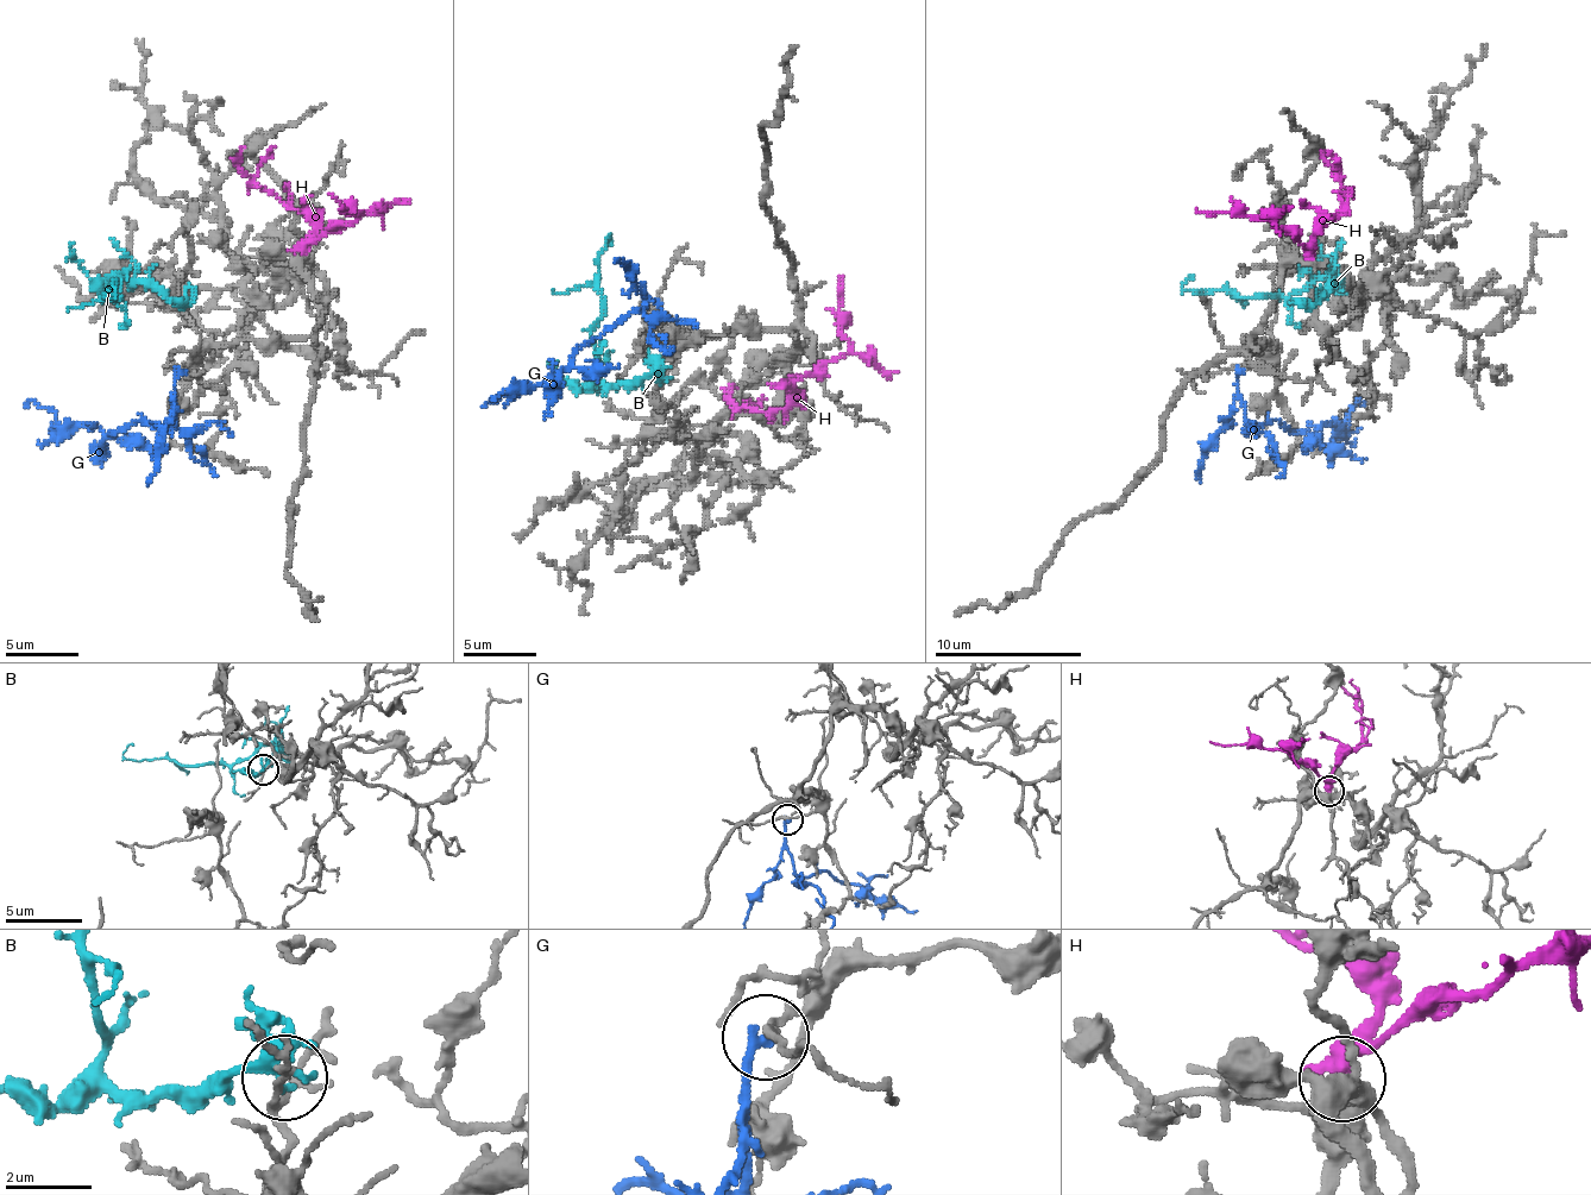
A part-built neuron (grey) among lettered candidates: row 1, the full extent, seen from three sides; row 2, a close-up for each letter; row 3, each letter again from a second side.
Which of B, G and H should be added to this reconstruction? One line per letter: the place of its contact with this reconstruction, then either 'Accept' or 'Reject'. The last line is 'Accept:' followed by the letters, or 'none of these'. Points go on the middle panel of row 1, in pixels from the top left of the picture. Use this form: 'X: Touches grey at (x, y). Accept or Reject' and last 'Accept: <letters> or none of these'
B: Touches grey at (660, 378). Reject
G: Touches grey at (656, 302). Reject
H: Touches grey at (783, 385). Reject
Accept: none of these

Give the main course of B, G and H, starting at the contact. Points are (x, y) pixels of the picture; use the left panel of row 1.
B: (184, 297), (167, 301), (142, 283), (123, 276), (108, 299), (118, 300), (107, 294), (115, 290), (117, 280)
G: (182, 370), (171, 417), (161, 425), (134, 420), (106, 434), (96, 426), (62, 426), (30, 400), (24, 407)
H: (302, 253), (359, 215), (343, 206)

